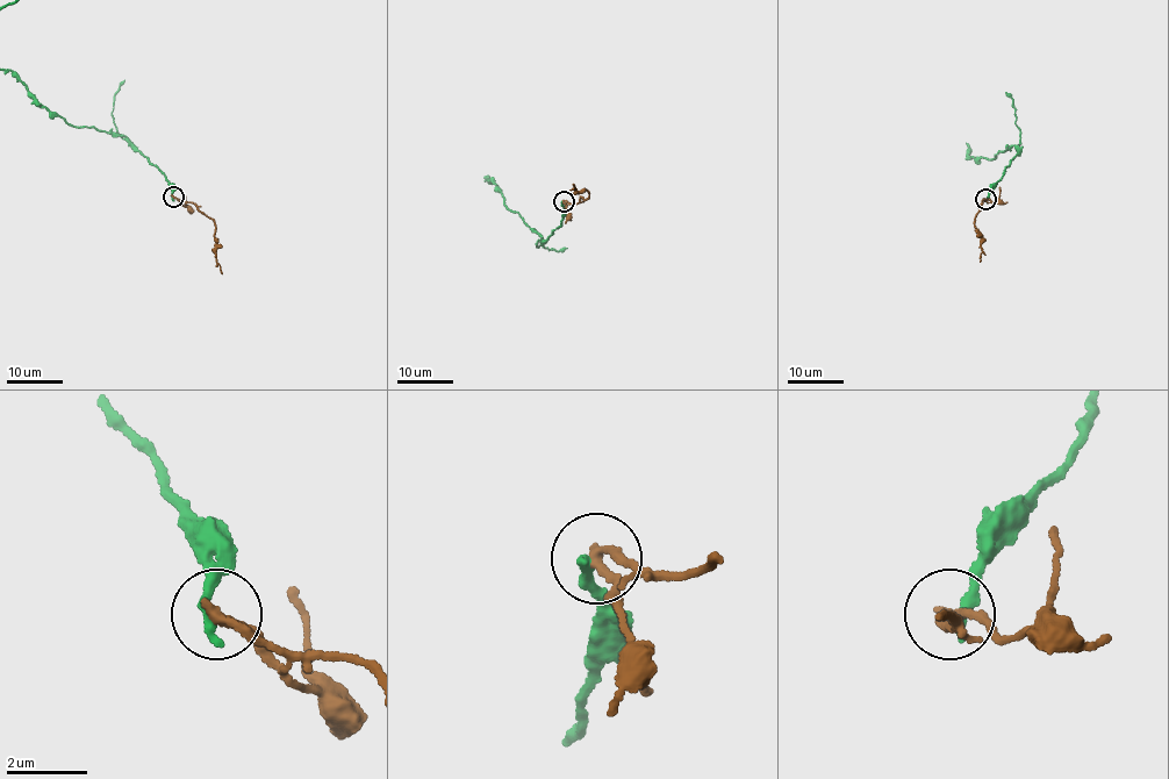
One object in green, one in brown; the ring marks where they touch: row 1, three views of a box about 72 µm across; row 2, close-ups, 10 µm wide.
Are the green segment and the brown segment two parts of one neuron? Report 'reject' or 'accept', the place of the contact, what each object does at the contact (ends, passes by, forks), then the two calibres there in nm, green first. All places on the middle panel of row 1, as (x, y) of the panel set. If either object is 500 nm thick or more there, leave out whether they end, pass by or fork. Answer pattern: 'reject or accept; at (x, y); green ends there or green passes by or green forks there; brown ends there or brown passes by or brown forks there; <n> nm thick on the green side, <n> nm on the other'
reject; at (564, 201); green ends there; brown passes by; 320 nm thick on the green side, 240 nm on the other

